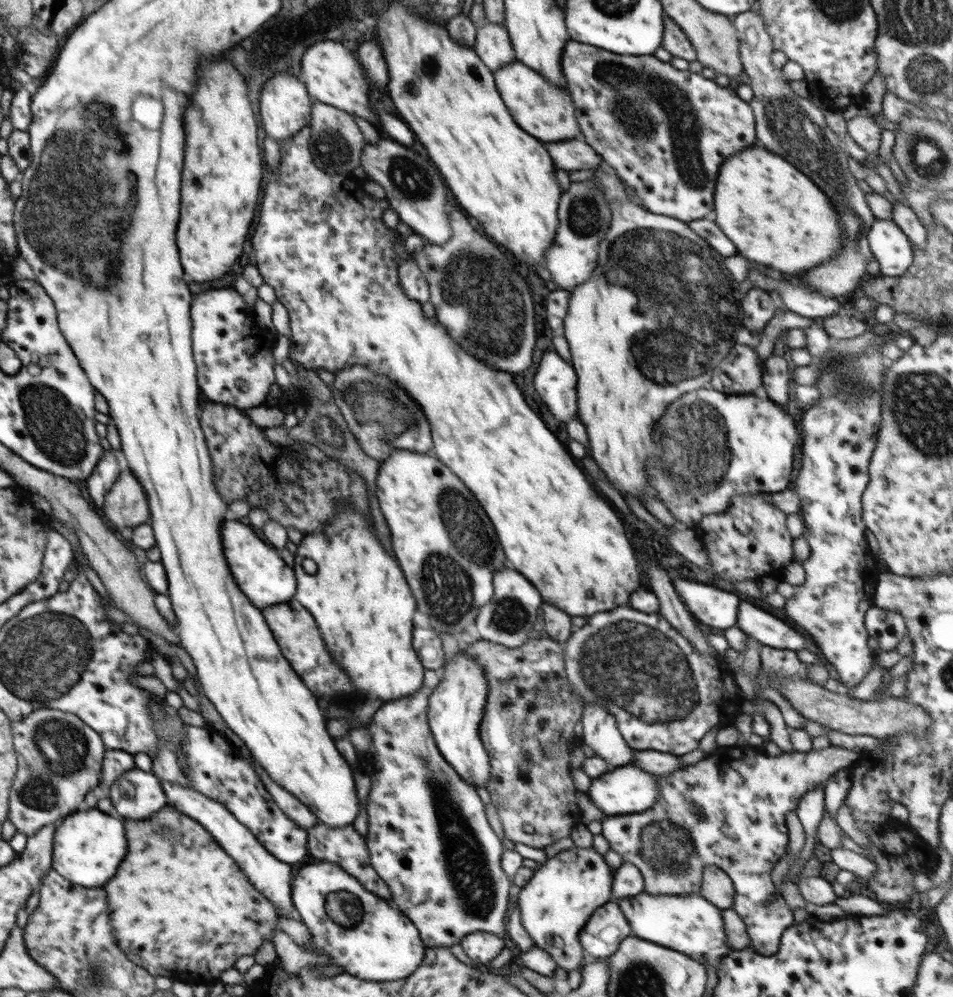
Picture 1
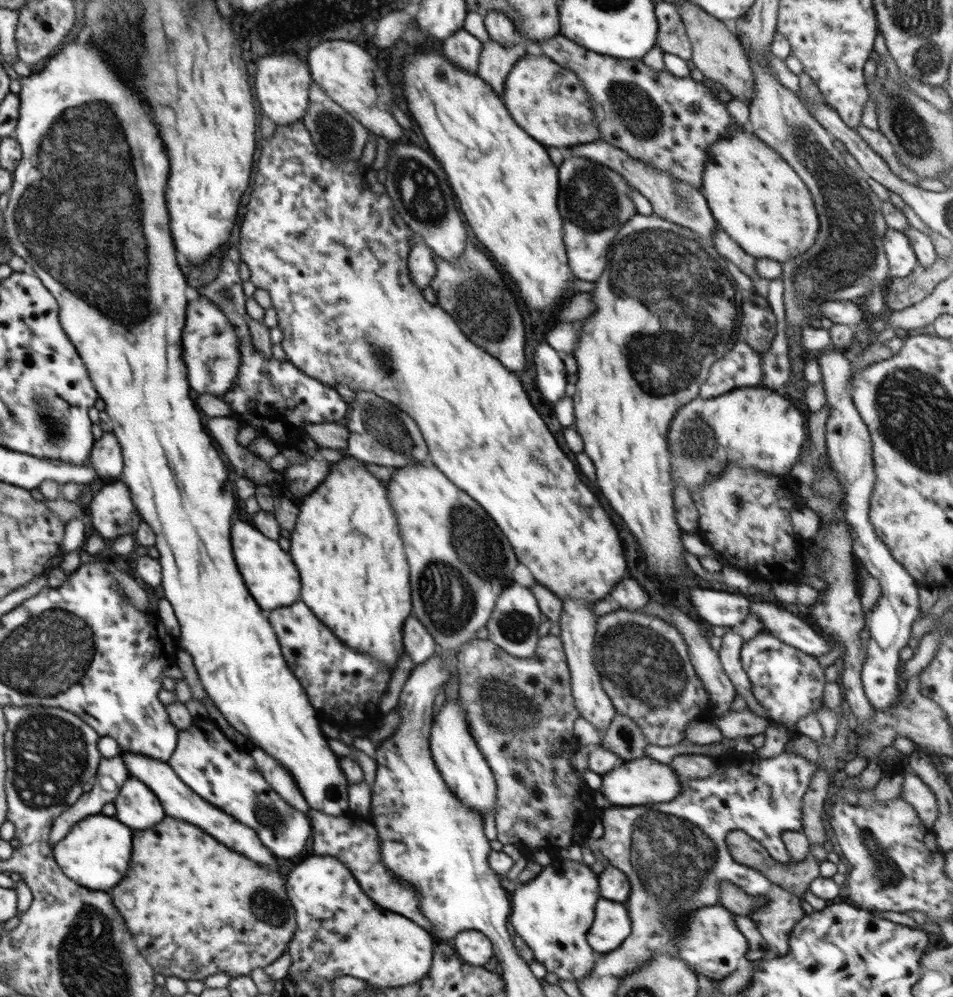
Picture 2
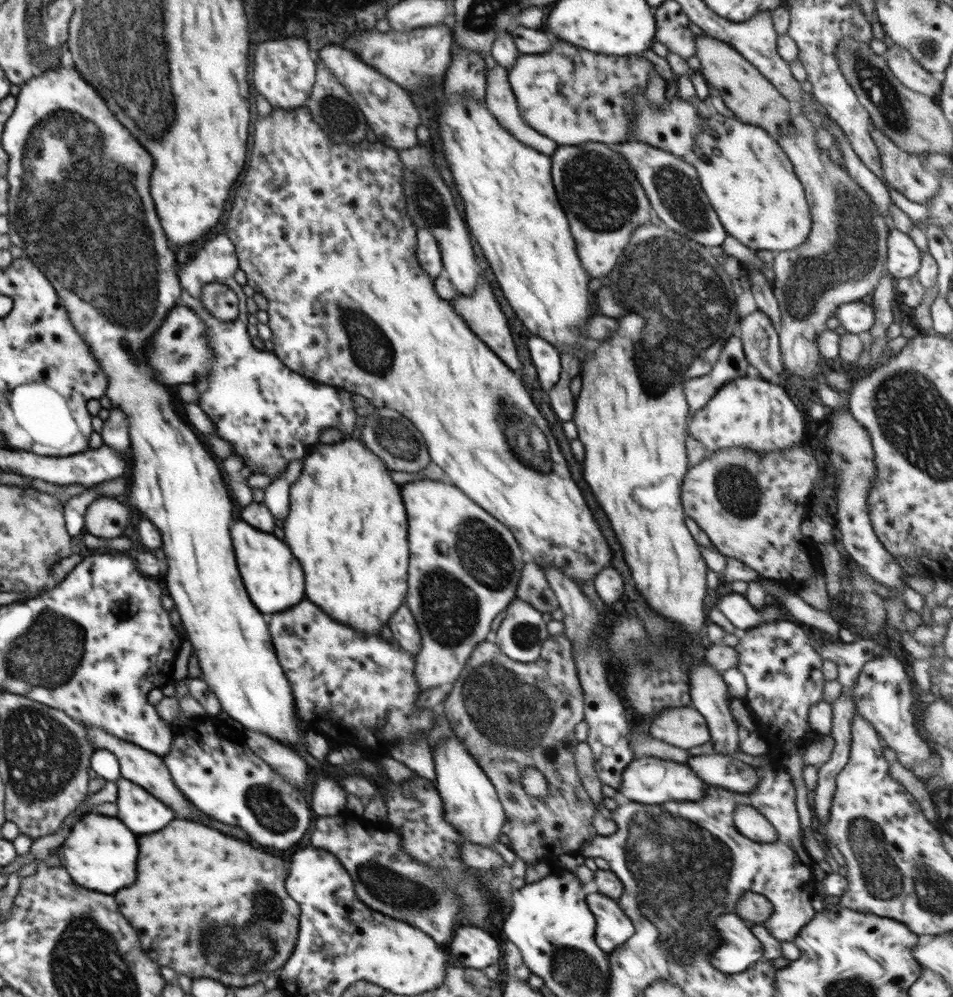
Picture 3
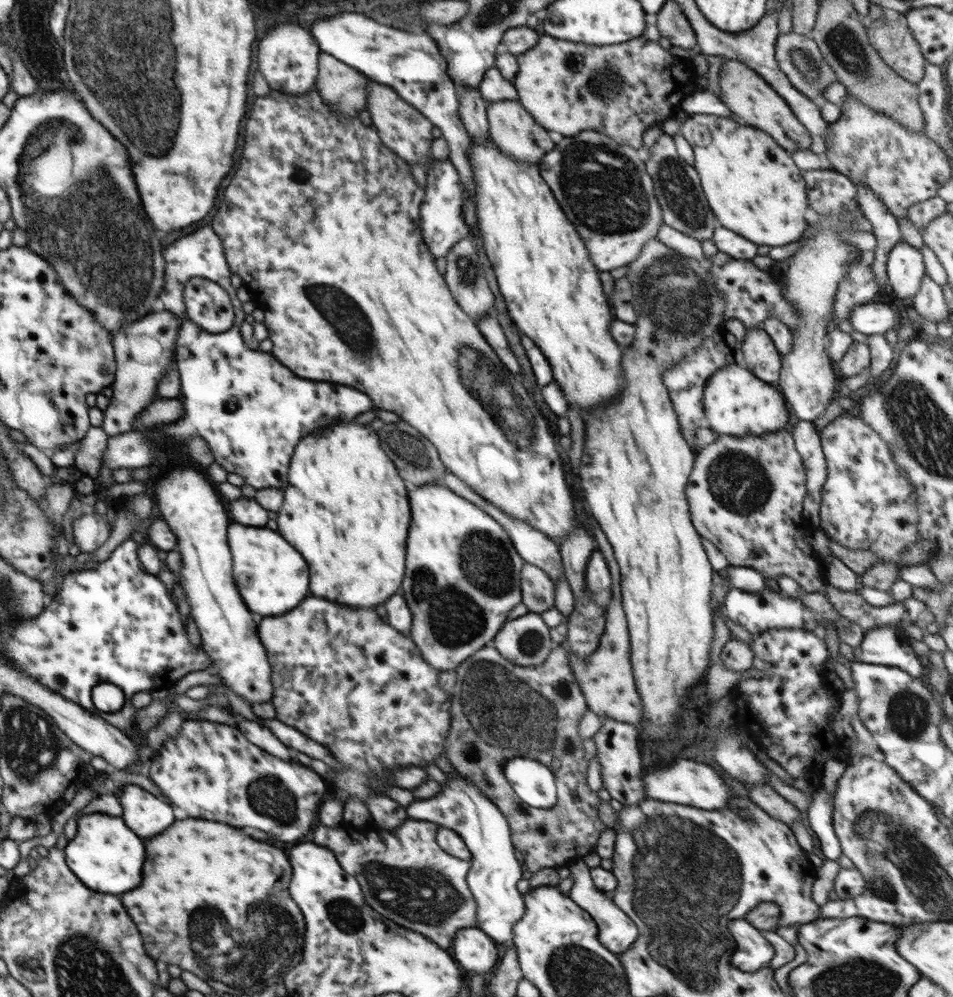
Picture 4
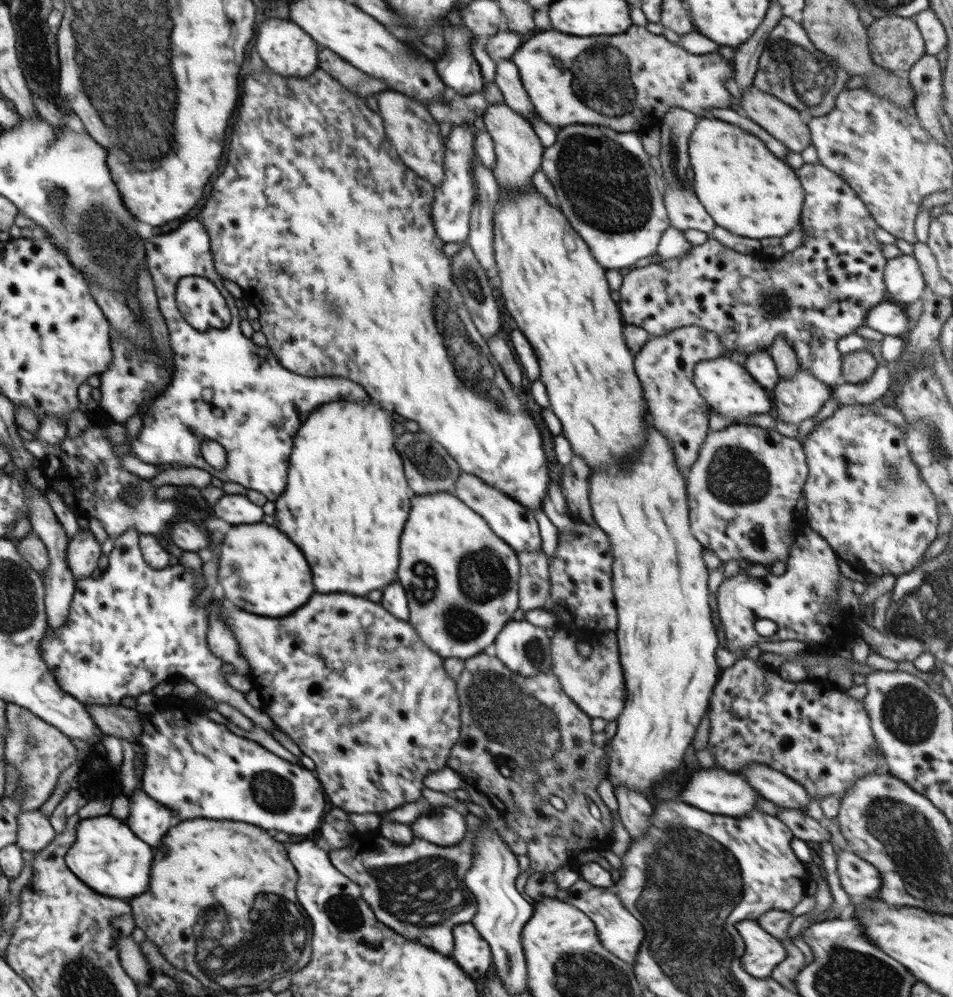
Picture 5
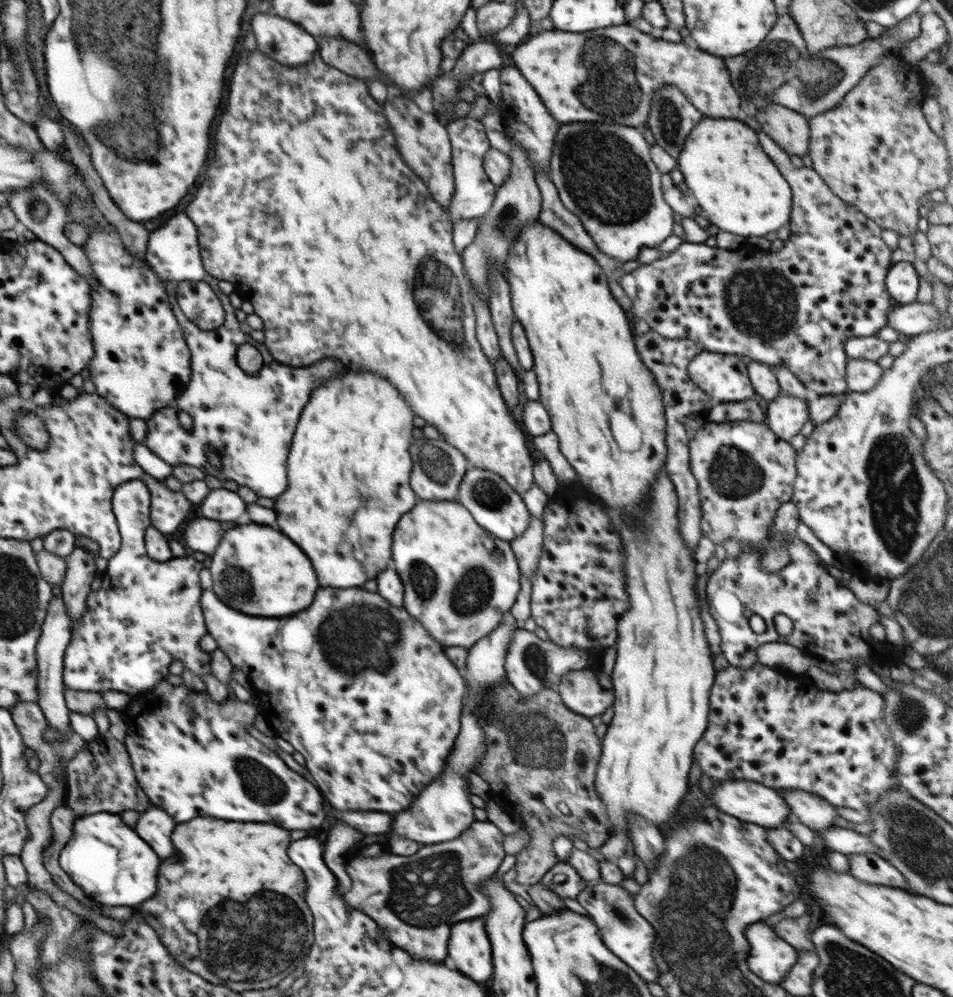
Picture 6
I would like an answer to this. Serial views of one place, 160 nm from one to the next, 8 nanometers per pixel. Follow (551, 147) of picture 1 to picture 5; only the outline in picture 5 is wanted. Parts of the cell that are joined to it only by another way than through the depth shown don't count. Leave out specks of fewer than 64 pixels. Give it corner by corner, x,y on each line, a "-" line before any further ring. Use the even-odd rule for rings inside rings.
672,108
662,117
659,124
662,146
659,159
660,164
662,164
662,174
664,174
661,187
668,219
670,219
670,227
682,232
686,229
698,230
710,236
715,228
715,222
710,218
710,214
704,210
704,206
698,202
699,198
692,190
693,185
692,187
686,186
686,172
690,167
689,138
692,136
699,119
689,110
680,108

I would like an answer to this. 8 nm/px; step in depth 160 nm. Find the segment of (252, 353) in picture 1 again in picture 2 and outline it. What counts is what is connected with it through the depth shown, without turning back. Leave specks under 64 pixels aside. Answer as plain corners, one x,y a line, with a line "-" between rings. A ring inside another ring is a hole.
206,297
188,301
186,312
181,341
190,386
194,394
212,394
222,398
232,388
240,369
241,352
235,326
221,308

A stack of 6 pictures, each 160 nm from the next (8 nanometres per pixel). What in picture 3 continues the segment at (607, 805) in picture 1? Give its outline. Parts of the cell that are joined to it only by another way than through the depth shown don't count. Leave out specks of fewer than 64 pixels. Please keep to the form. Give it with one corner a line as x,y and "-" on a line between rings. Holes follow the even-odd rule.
654,756
638,757
632,760
624,769
621,776
619,791
632,802
642,802
642,804
662,804
670,800
684,800
698,802
707,792
706,784
696,774
684,766
676,764
670,760
658,760

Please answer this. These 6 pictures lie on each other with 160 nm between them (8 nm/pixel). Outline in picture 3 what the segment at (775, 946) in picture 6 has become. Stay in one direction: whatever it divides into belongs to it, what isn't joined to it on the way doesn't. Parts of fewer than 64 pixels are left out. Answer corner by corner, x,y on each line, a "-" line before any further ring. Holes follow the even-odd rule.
735,912
718,916
716,928
721,943
711,954
712,966
724,974
738,974
762,961
762,943
752,934
747,922

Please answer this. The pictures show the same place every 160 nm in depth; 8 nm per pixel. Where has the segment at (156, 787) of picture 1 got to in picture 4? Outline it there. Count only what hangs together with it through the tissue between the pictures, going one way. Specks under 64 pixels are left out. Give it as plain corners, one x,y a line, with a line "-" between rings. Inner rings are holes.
127,784
120,787
118,800
124,810
122,820
140,838
154,838
176,820
172,814
172,805
139,785

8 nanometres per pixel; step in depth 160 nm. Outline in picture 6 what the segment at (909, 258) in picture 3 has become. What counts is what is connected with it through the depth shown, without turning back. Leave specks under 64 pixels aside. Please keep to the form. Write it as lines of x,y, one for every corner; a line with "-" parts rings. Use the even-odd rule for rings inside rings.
909,261
893,263
888,269
885,285
889,295
900,304
916,301
920,277

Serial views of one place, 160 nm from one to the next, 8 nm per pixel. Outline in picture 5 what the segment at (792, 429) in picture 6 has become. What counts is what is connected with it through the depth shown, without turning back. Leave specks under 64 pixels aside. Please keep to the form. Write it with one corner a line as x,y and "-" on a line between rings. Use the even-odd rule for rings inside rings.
802,368
791,379
780,378
773,389
774,417
797,425
818,414
833,393
833,387
825,385

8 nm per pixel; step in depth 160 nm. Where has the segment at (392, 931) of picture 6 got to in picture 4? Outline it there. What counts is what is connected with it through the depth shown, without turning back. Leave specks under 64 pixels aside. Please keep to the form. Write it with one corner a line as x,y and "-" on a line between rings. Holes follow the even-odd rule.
410,818
397,830
391,831
372,825
366,830
354,830
352,824
343,821
335,827
320,824
312,834
312,842
332,850
341,867
360,883
364,900
370,908
408,930
424,934
440,948
448,948
458,930
477,926
477,902
466,882
471,862
460,860
440,849
434,833
435,826
431,822

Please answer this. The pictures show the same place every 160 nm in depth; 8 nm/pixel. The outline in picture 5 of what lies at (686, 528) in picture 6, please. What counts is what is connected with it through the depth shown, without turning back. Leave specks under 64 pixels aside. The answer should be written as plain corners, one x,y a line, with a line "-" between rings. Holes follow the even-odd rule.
692,325
674,329
659,337
652,335
634,356
636,375
642,383
649,414
654,426
672,443
677,465
685,479
707,437
712,412
694,384
694,367
703,360
725,355
729,355
729,352
716,333

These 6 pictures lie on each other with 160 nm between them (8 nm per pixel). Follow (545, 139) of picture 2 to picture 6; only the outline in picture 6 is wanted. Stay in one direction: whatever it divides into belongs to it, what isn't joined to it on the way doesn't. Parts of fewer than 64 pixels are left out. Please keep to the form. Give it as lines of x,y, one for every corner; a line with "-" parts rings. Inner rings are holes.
630,24
598,28
584,34
572,34
558,29
546,30
527,40
528,42
520,44
516,52
513,52
514,64
534,91
538,92
548,113
560,125
600,122
643,129
647,126
652,100
658,97
654,92
666,85
672,85
684,92
686,99
704,117
737,119
740,114
741,98
737,90
732,88
725,59
700,48
690,48
683,42
668,42
662,37
653,37

